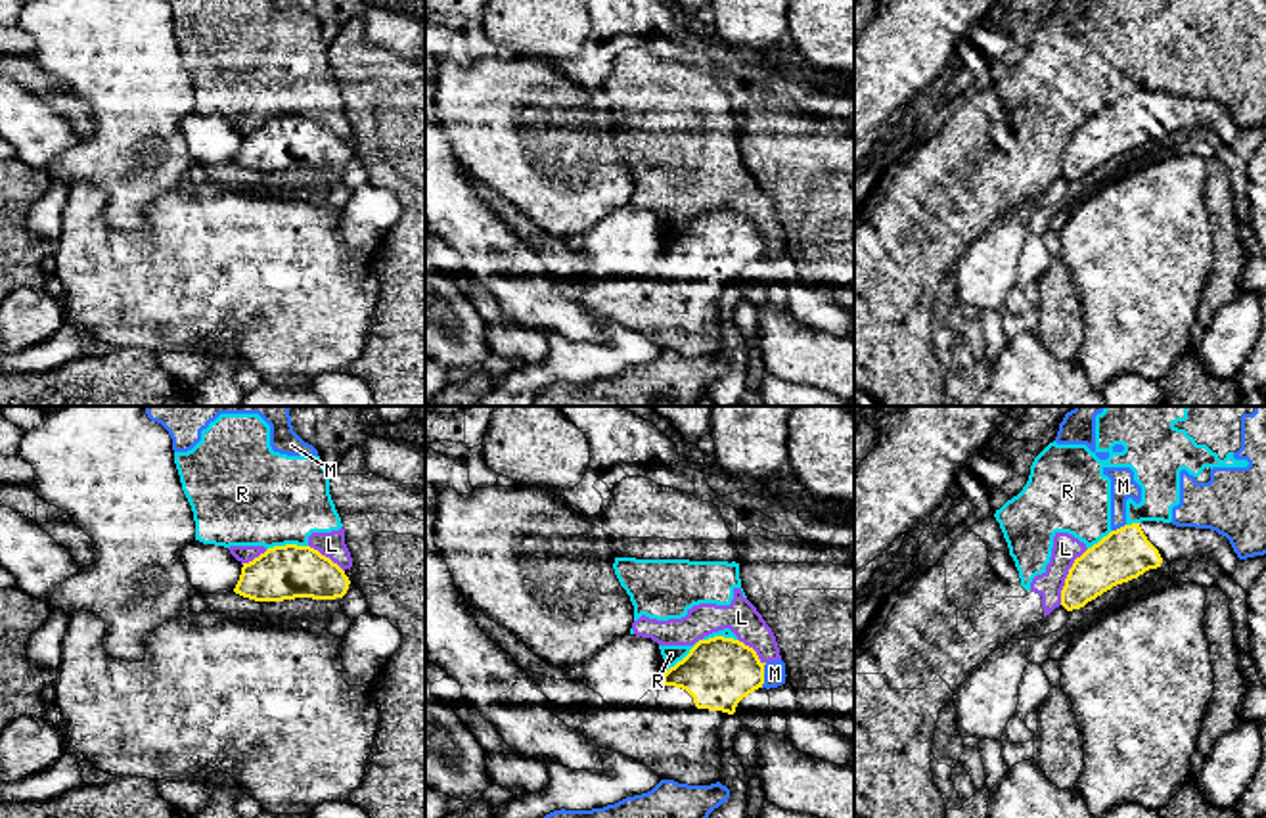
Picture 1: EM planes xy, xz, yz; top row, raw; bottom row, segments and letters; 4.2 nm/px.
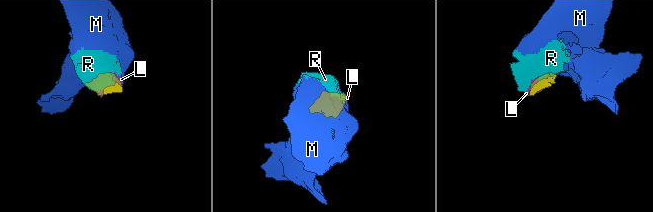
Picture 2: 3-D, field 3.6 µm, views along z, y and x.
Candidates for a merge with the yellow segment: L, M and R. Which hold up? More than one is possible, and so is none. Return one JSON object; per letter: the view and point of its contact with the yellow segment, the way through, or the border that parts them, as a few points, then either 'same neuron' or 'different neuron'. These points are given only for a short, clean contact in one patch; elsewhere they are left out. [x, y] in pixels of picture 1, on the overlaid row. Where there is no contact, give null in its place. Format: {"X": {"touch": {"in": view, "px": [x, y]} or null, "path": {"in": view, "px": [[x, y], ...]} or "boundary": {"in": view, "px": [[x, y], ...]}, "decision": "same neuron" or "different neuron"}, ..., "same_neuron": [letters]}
{"L": {"touch": {"in": "yz", "px": [1067, 575]}, "decision": "different neuron"}, "M": {"touch": {"in": "xz", "px": [763, 675]}, "boundary": {"in": "xz", "px": [[767, 663], [761, 686]]}, "decision": "different neuron"}, "R": {"touch": {"in": "xy", "px": [286, 545]}, "boundary": {"in": "xy", "px": [[307, 545], [274, 545], [267, 550]]}, "decision": "different neuron"}, "same_neuron": []}

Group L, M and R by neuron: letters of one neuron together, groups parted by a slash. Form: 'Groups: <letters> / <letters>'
Groups: L M R

